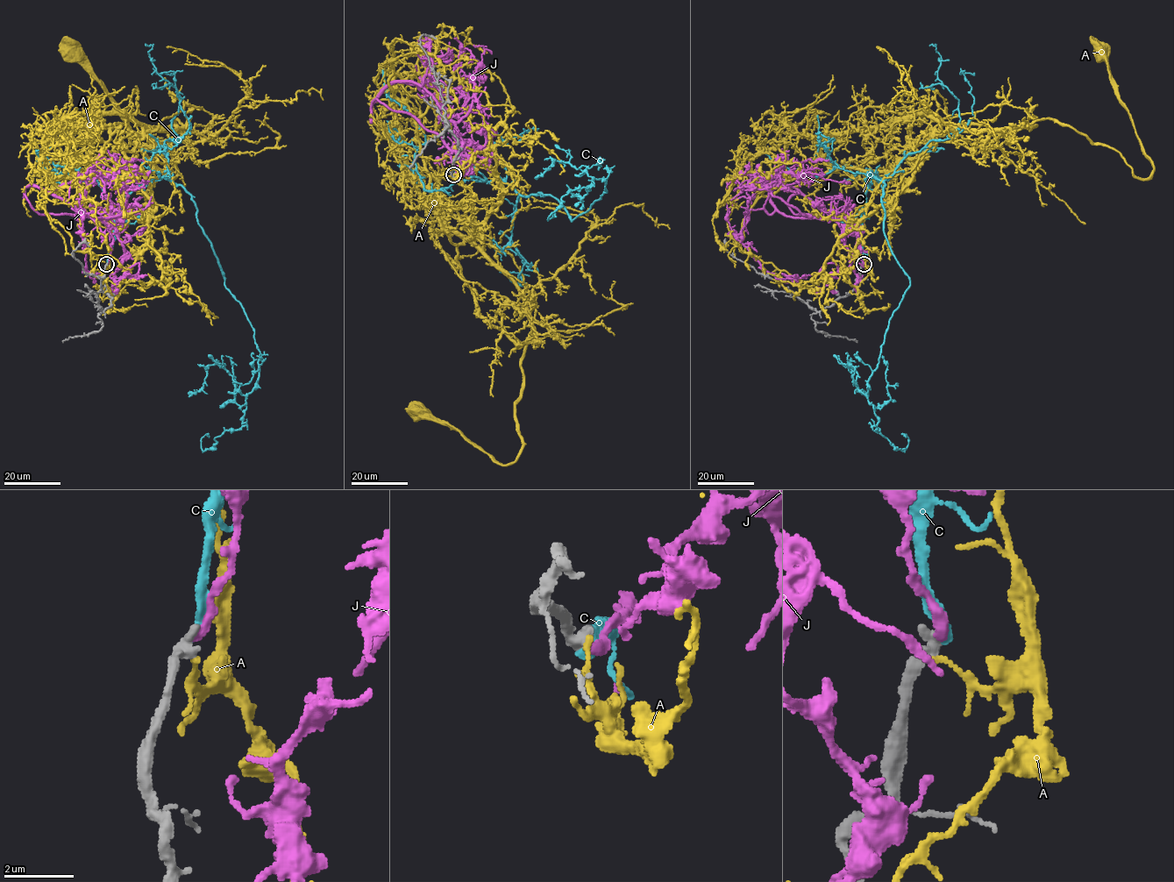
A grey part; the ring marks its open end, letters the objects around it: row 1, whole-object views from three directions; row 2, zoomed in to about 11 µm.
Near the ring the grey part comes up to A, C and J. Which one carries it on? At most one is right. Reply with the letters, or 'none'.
C

